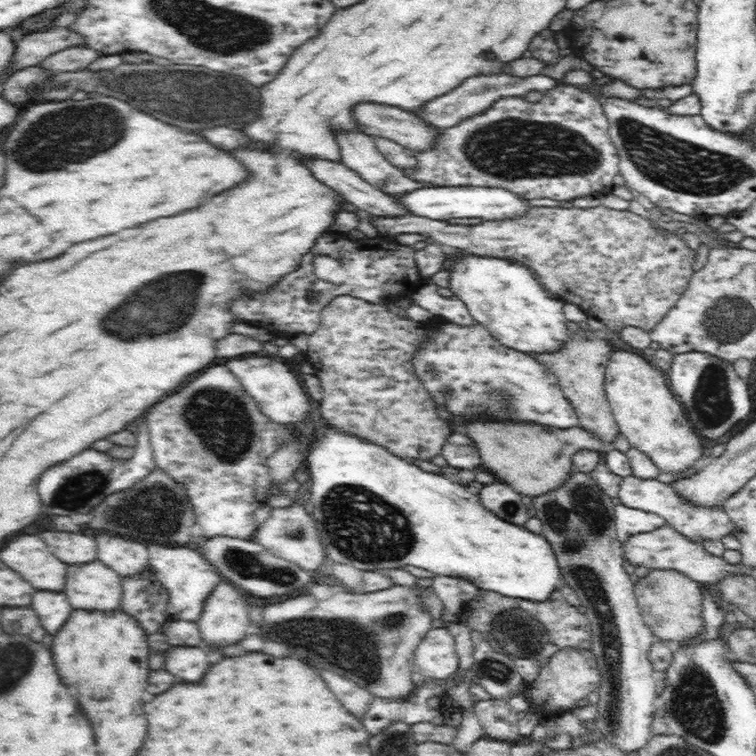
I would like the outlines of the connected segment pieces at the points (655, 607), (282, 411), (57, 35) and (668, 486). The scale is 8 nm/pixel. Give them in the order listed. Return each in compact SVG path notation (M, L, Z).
M649 568L644 577L634 582L636 604L641 610L642 618L653 635L673 645L689 641L704 628L702 619L702 592L698 583L677 570L660 570Z
M248 355L244 357L235 357L240 358L240 360L228 360L226 366L230 370L230 373L236 374L236 378L240 382L240 385L243 387L243 390L246 390L247 394L250 394L250 397L254 399L258 408L271 420L278 422L279 425L286 424L286 426L294 426L298 420L304 420L306 414L312 410L313 400L308 400L309 396L304 392L298 376L286 367L284 362L274 359L274 355L270 356L251 356Z
M68 27L50 28L24 35L16 44L9 66L6 66L6 75L11 76L19 70L36 66L54 52L84 44L82 34L74 33Z
M630 474L627 477L623 477L617 497L623 506L628 506L630 509L642 510L664 517L668 525L692 541L720 540L735 529L730 516L725 513L724 506L692 505L681 494L677 494L672 482L665 483L657 478L638 478Z

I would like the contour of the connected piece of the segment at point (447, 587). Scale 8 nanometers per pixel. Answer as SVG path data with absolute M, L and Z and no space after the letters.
M435 575L428 582L446 608L440 614L440 620L445 623L454 621L453 616L462 612L465 603L478 596L479 588L464 579Z

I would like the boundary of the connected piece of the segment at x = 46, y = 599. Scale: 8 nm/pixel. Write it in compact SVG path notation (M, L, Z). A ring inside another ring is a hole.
M35 589L30 605L45 631L53 635L68 620L73 608L62 590Z

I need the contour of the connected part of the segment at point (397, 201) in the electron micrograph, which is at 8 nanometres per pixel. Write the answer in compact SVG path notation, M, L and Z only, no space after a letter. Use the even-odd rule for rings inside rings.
M312 160L308 166L318 180L334 188L347 202L354 204L359 210L366 210L374 217L414 216L401 202L401 197L378 190L341 162Z

